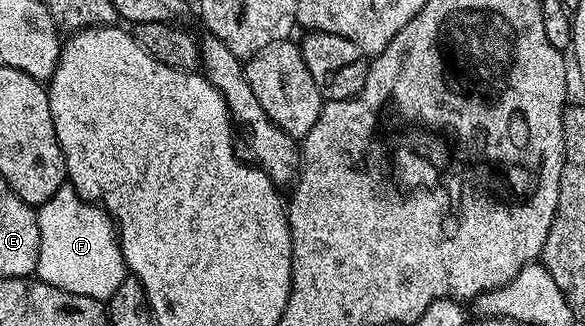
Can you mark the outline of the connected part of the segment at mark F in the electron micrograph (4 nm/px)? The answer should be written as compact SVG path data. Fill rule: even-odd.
M68 185L61 187L46 203L40 204L36 208L37 220L39 221L39 261L37 262L36 278L41 279L47 285L55 285L55 289L67 289L67 293L83 293L83 297L95 297L102 301L108 301L115 293L115 289L119 289L119 285L127 277L127 268L125 258L121 256L121 245L117 241L117 229L112 219L104 211L102 207L96 203L86 203L76 189Z

